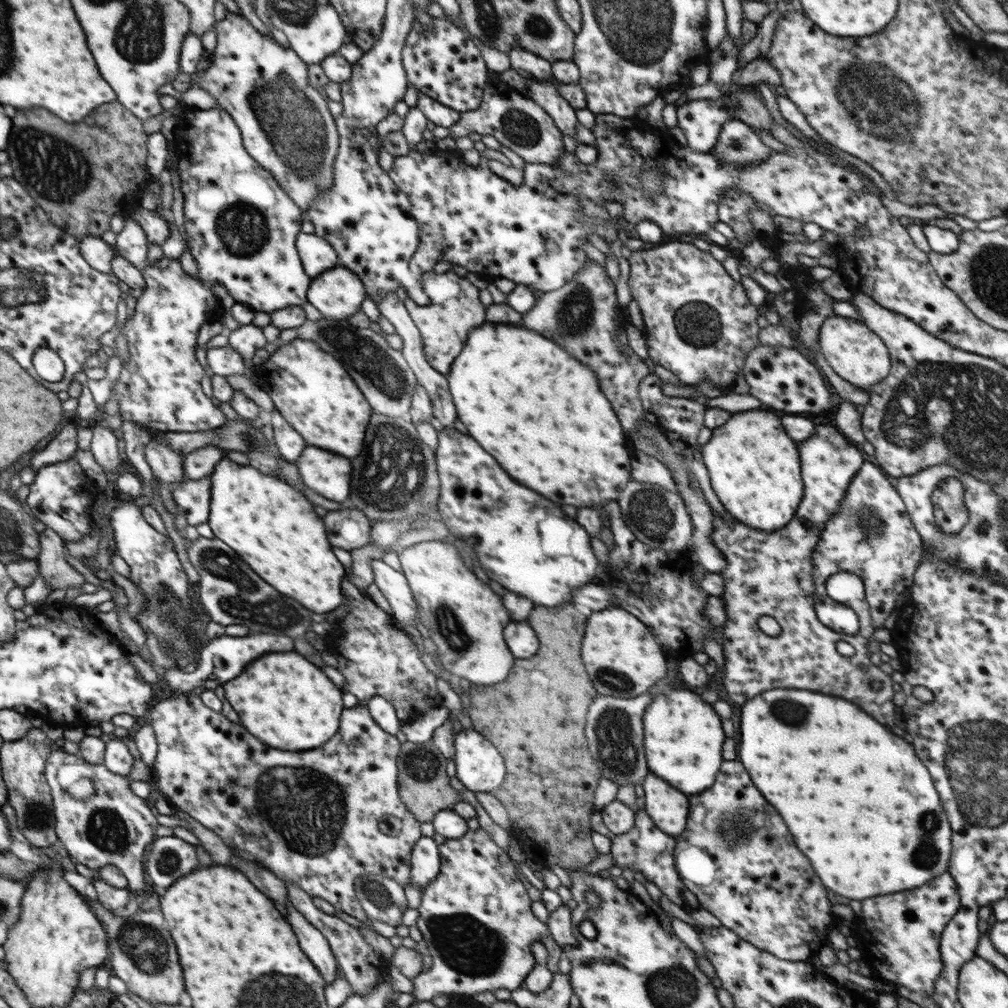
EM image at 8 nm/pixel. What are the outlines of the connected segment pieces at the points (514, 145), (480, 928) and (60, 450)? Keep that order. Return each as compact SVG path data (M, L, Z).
M499 79L488 83L478 108L461 113L460 120L448 129L454 140L472 132L493 136L502 146L516 152L525 163L557 166L559 156L563 156L566 151L562 143L562 132L545 108Z
M481 827L477 831L468 829L468 832L462 837L457 839L446 839L443 844L439 845L439 853L441 856L440 872L436 875L436 878L427 884L421 894L421 904L417 908L420 911L418 917L417 926L423 936L423 940L426 942L427 954L432 958L433 965L428 971L423 971L419 975L416 975L411 979L414 985L414 992L412 996L415 996L417 1002L431 1001L436 995L468 995L474 996L479 992L493 992L494 990L511 990L520 988L523 986L524 979L528 976L528 973L534 968L535 965L535 950L537 948L544 949L548 952L547 967L550 972L558 973L558 962L560 957L563 956L562 946L559 945L550 934L548 925L541 922L533 913L531 903L533 900L528 895L526 886L520 881L516 867L514 867L513 861L509 857L509 854L498 847L496 843L490 838L490 835L486 833Z
M74 423L66 424L66 428L62 428L62 432L42 450L32 458L32 470L36 473L40 468L62 462L75 456L77 449L77 427Z

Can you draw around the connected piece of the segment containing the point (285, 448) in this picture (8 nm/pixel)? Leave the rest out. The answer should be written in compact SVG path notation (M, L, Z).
M276 409L271 412L271 415L274 442L281 456L290 462L298 460L302 450L306 448L306 442L302 440L302 436L294 428L290 428L291 424L288 424L287 420Z

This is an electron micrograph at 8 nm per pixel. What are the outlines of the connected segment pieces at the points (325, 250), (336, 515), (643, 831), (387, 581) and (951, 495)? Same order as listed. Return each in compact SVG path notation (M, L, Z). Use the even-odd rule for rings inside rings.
M300 232L296 238L296 248L306 275L312 279L337 267L337 252L320 236Z
M357 508L332 510L324 516L328 540L332 546L352 550L368 544L371 540L371 524L369 518ZM340 532L340 536L336 536Z
M638 810L635 812L635 816L634 826L624 835L616 835L611 840L611 854L614 865L621 869L630 868L635 872L642 872L645 878L650 882L654 882L674 904L680 906L680 902L682 902L682 908L686 908L686 912L694 914L701 910L699 900L687 889L676 870L674 849L677 839L662 832L654 824L654 821L648 817L645 810Z
M381 558L372 559L371 566L375 576L373 583L378 586L390 603L395 620L401 626L415 625L416 616L419 616L419 606L405 574L394 570Z
M944 478L931 494L936 526L945 533L960 532L969 522L964 502L964 485L960 480Z

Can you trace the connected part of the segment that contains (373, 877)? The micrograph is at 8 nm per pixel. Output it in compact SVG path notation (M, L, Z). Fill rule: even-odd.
M367 874L352 885L352 895L360 901L371 920L395 927L401 925L408 901L400 883L383 874Z

